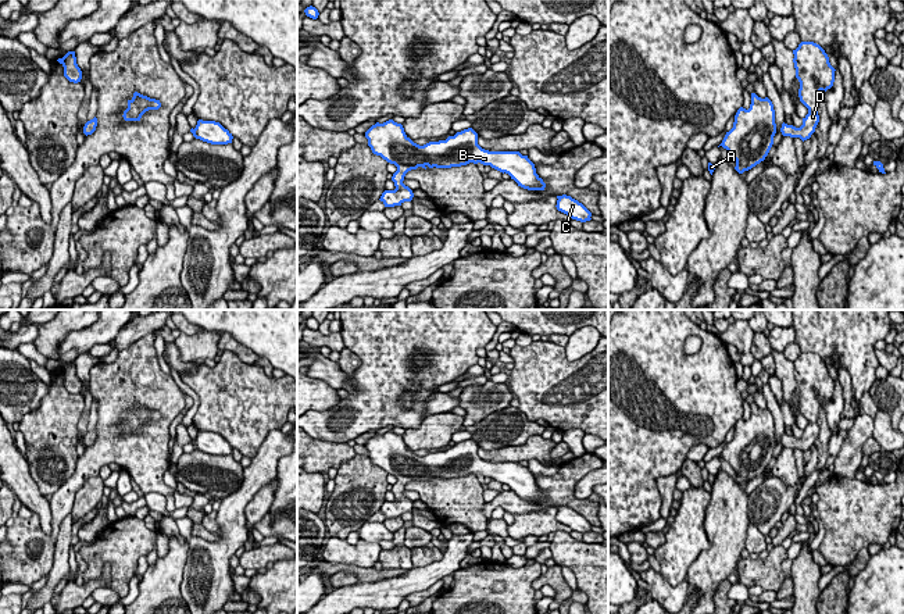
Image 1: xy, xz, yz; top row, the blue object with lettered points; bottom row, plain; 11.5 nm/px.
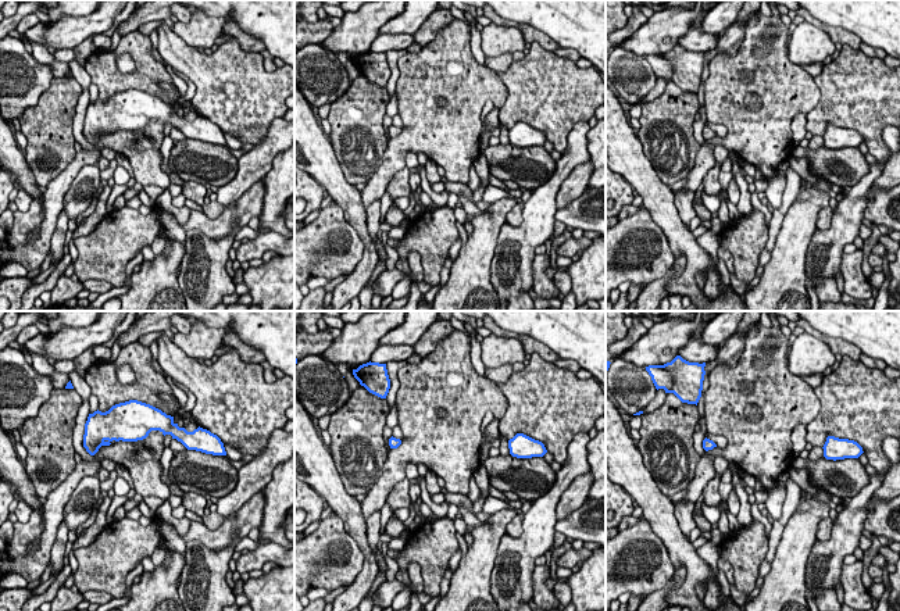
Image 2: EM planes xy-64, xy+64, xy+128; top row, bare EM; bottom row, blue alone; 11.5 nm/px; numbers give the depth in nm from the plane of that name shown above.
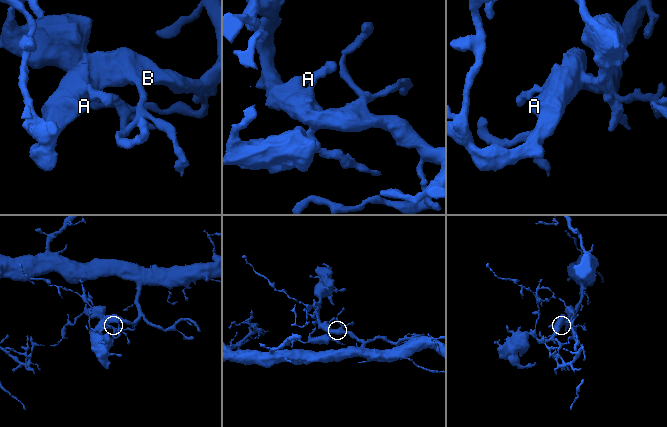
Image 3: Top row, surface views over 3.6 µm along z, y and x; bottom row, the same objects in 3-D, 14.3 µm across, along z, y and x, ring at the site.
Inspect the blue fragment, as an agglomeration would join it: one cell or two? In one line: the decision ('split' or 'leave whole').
leave whole

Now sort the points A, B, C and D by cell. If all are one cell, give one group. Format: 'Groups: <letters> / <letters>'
Groups: A B C D

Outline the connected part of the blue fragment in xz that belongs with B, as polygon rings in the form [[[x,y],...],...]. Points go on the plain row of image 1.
[[[389,431],[372,436],[365,443],[365,449],[374,465],[397,478],[392,488],[396,500],[385,501],[379,510],[385,518],[401,517],[404,513],[412,511],[414,504],[403,492],[408,482],[418,478],[425,481],[428,478],[451,479],[480,474],[508,485],[524,500],[544,501],[546,499],[528,467],[522,467],[519,463],[485,461],[478,456],[478,445],[472,439],[457,443],[446,451],[419,457],[405,446],[401,435]]]

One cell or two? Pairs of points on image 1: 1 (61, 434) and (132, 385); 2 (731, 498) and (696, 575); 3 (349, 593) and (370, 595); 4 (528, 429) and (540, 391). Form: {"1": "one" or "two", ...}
{"1": "two", "2": "one", "3": "one", "4": "two"}

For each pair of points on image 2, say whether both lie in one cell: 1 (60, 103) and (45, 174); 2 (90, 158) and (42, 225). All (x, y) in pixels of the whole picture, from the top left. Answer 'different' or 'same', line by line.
1: same
2: same

